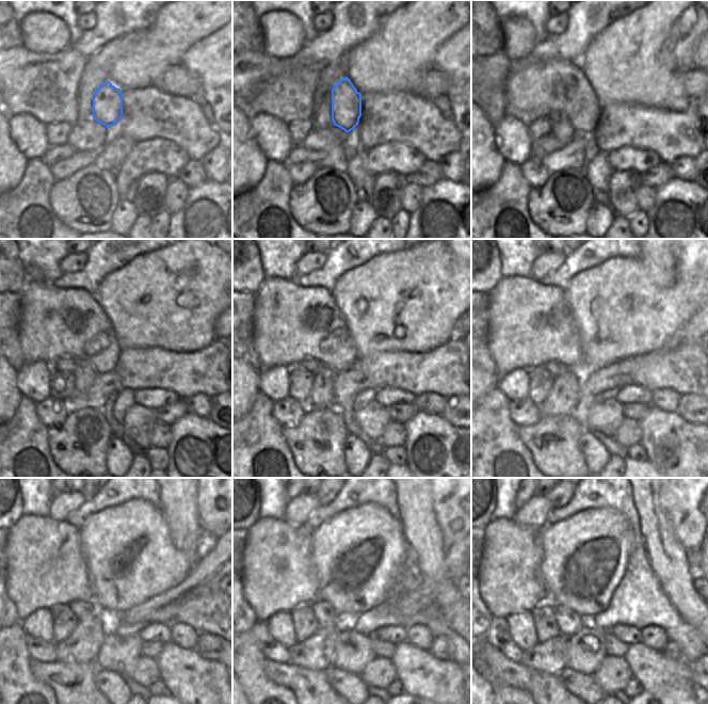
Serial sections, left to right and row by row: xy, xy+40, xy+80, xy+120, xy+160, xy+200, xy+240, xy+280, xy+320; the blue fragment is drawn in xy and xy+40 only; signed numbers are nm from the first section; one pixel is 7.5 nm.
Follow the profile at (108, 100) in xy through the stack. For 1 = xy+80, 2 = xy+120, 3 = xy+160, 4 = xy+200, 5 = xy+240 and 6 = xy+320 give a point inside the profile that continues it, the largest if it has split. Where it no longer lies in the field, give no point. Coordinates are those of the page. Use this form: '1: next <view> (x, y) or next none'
1: next xy+80 (535, 88)
2: next xy+120 (54, 322)
3: next xy+160 (290, 323)
4: next xy+200 (529, 324)
5: next xy+240 (44, 564)
6: next xy+320 (510, 580)

